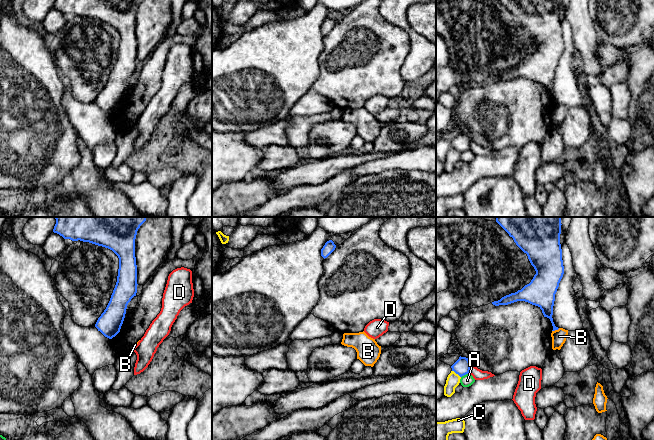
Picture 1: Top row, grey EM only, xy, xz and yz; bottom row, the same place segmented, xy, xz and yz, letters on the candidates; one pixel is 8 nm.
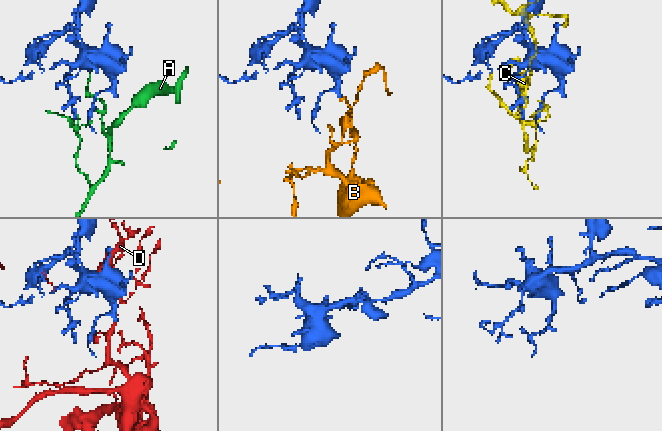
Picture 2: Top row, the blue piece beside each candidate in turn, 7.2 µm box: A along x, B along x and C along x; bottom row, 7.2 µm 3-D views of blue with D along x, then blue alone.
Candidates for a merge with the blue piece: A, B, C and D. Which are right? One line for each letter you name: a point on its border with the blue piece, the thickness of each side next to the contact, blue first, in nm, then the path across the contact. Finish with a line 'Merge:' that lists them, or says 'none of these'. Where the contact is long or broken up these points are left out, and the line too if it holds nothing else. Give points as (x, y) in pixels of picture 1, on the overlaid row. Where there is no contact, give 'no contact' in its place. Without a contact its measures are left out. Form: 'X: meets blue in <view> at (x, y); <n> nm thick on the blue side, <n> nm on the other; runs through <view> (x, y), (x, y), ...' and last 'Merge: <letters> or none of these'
Merge: none of these

